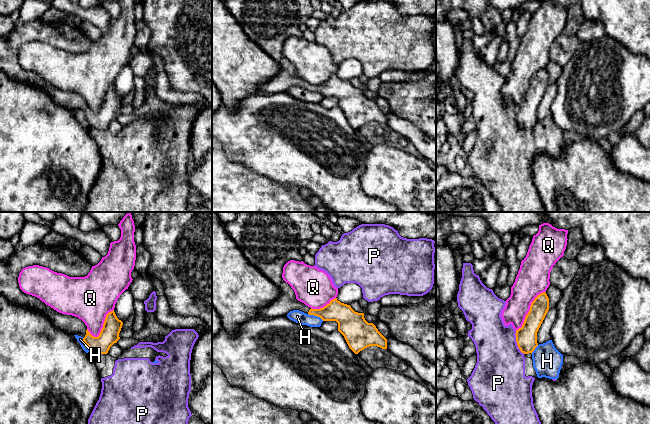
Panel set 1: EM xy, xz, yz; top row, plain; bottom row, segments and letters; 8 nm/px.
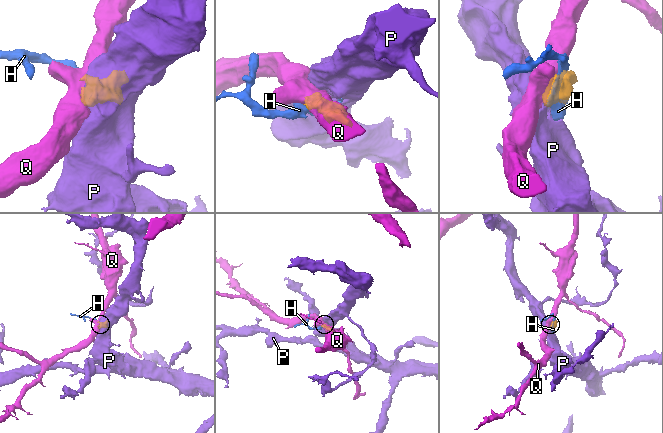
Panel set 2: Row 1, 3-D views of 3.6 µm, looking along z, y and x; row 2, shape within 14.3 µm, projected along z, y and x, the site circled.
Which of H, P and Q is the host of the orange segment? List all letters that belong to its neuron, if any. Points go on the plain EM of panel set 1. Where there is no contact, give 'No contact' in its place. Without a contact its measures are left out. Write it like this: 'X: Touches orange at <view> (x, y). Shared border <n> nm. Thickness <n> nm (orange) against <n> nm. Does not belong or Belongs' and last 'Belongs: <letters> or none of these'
H: Touches orange at xz (316, 91). Shared border 140 nm. Thickness 170 nm (orange) against 100 nm. Does not belong
P: Touches orange at yz (516, 117). Shared border 200 nm. Thickness 180 nm (orange) against 400 nm. Does not belong
Q: Touches orange at yz (529, 86). Shared border 400 nm. Thickness 180 nm (orange) against 260 nm. Does not belong
Belongs: none of these

